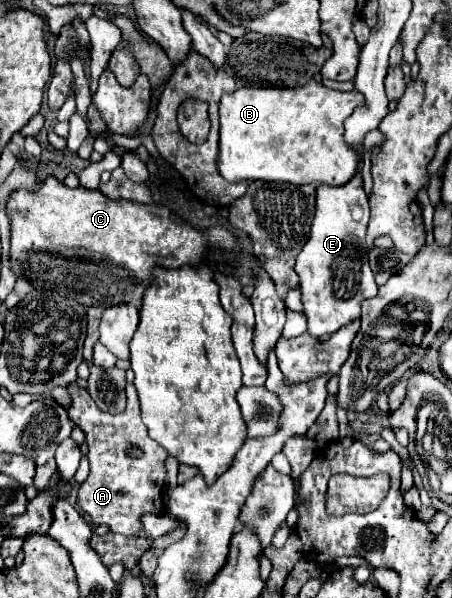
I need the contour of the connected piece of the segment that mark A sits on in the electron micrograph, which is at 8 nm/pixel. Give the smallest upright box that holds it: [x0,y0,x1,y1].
[68,383,168,537]

